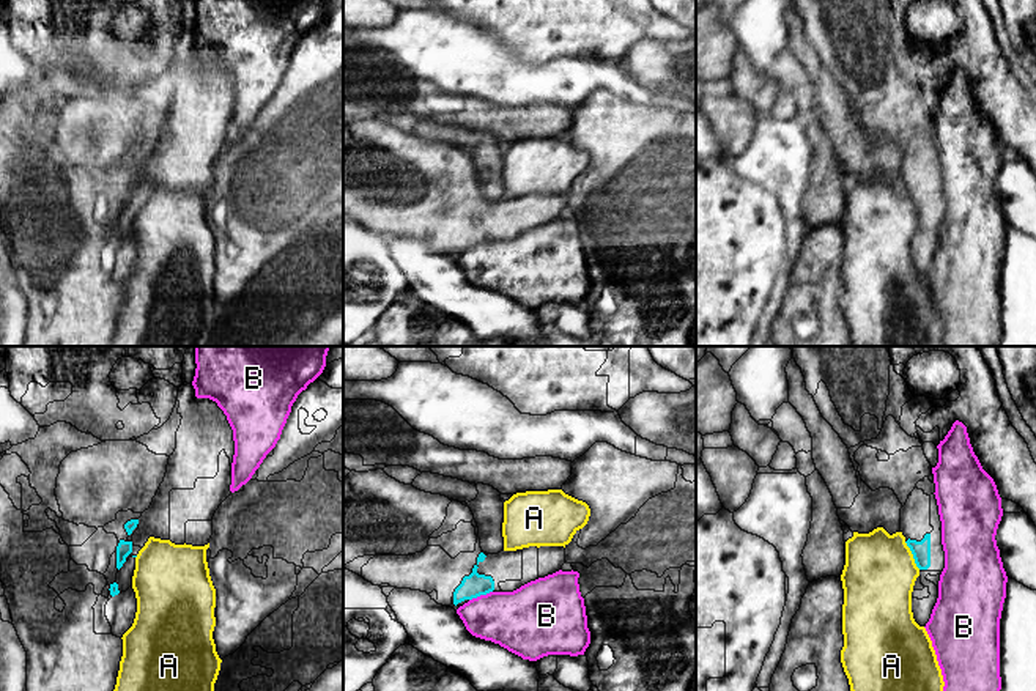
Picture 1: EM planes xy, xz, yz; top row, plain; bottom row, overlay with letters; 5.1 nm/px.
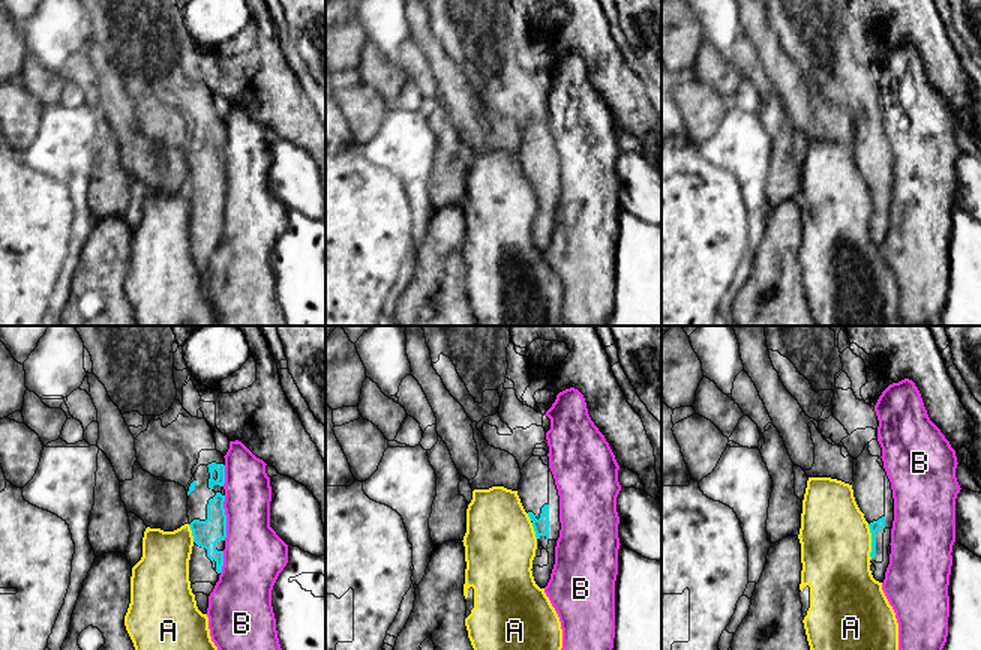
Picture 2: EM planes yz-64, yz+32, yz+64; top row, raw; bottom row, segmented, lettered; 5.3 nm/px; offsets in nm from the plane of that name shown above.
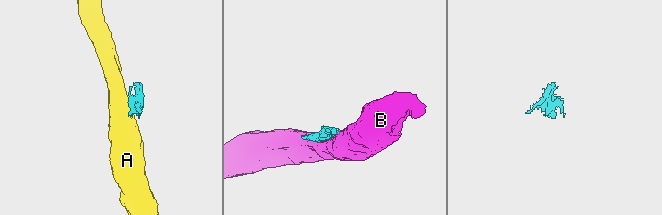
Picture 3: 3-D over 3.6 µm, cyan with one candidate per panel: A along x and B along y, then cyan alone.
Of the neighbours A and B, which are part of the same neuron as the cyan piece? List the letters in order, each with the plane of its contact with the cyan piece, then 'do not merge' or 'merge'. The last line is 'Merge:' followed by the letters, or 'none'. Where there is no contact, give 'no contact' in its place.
A: yz | do not merge
B: xz | do not merge
Merge: none

